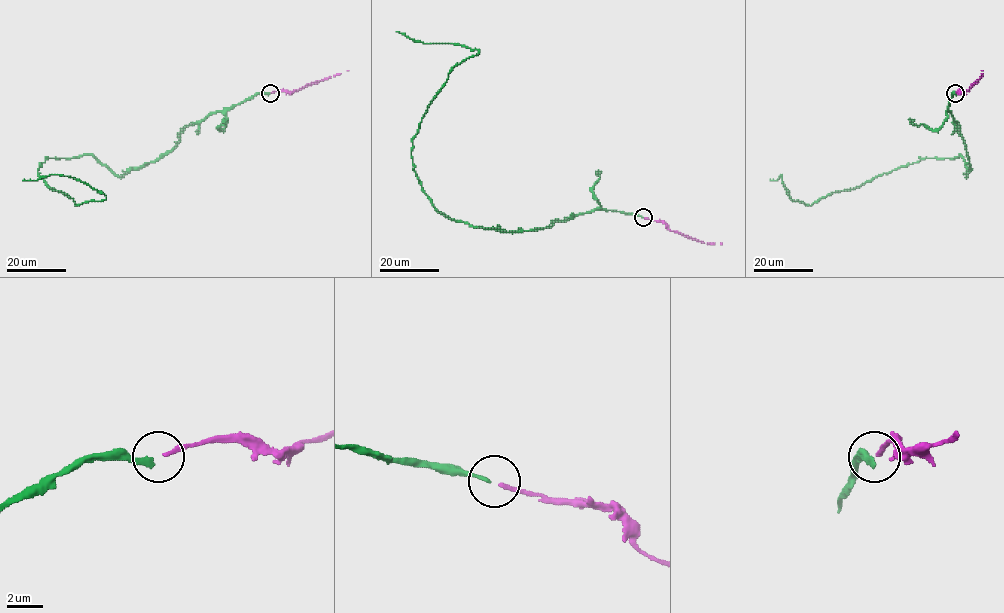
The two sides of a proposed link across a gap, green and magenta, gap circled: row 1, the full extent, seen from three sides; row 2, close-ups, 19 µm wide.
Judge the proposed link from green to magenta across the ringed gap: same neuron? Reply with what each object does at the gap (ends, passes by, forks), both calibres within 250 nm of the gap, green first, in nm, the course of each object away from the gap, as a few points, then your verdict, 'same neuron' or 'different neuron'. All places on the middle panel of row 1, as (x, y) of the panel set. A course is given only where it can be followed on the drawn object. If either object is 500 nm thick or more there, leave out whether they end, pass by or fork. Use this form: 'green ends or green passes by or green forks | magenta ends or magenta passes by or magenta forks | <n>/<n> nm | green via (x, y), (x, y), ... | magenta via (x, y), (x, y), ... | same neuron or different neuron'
green ends | magenta ends | 280/220 nm | green via (643, 217), (596, 209), (501, 232), (440, 213), (417, 178), (412, 138), (450, 71), (479, 53), (396, 31) | magenta via (644, 217), (660, 221), (669, 229), (703, 242), (721, 243) | same neuron

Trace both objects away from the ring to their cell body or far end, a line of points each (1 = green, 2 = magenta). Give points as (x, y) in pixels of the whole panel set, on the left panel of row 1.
1: (269, 93), (191, 123), (123, 175), (92, 155), (38, 169), (76, 205), (102, 201), (71, 177), (22, 181)
2: (271, 93), (295, 91), (348, 70)

